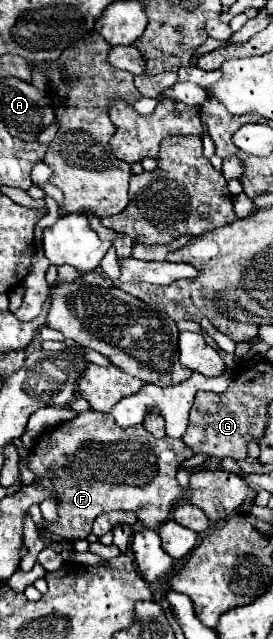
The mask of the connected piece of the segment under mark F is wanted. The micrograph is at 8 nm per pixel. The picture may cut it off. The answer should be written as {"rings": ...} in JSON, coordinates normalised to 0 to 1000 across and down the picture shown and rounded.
{"rings":[[[326,640],[289,646],[260,659],[165,671],[106,709],[99,728],[136,746],[179,746],[201,765],[216,812],[201,818],[158,815],[165,828],[223,840],[231,847],[275,847],[319,844],[348,809],[392,800],[487,800],[531,825],[575,828],[597,815],[619,812],[626,787],[663,775],[663,762],[641,750],[648,731],[663,721],[707,712],[707,706],[663,687],[568,687],[524,665],[451,671],[421,662],[407,649],[370,649]]]}

